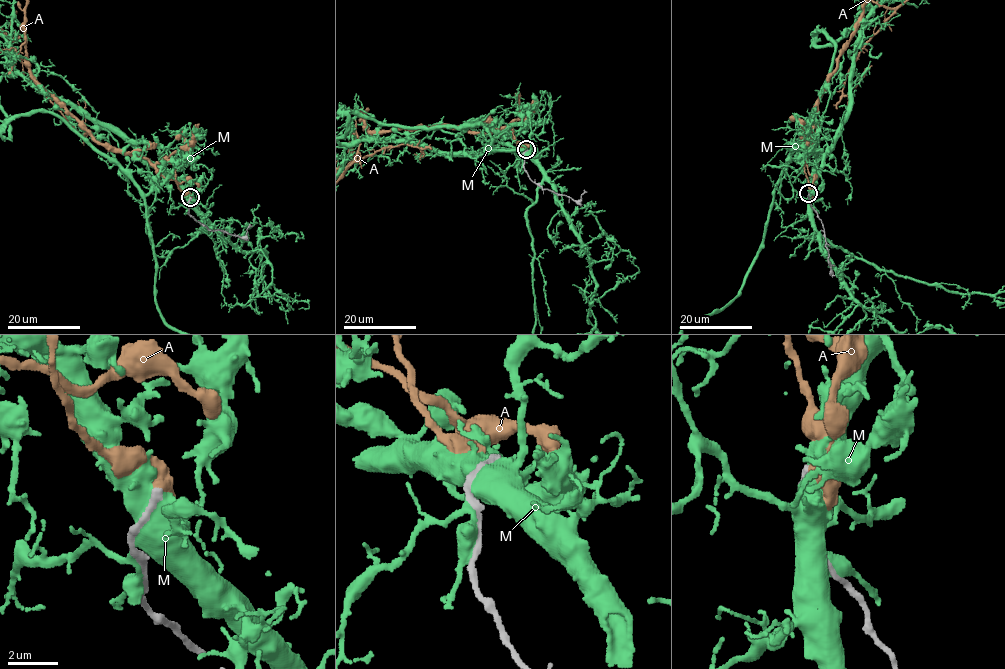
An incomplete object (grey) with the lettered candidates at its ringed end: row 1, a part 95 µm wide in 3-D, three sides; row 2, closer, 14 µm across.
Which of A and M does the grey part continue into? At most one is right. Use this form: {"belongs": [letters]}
{"belongs": []}

